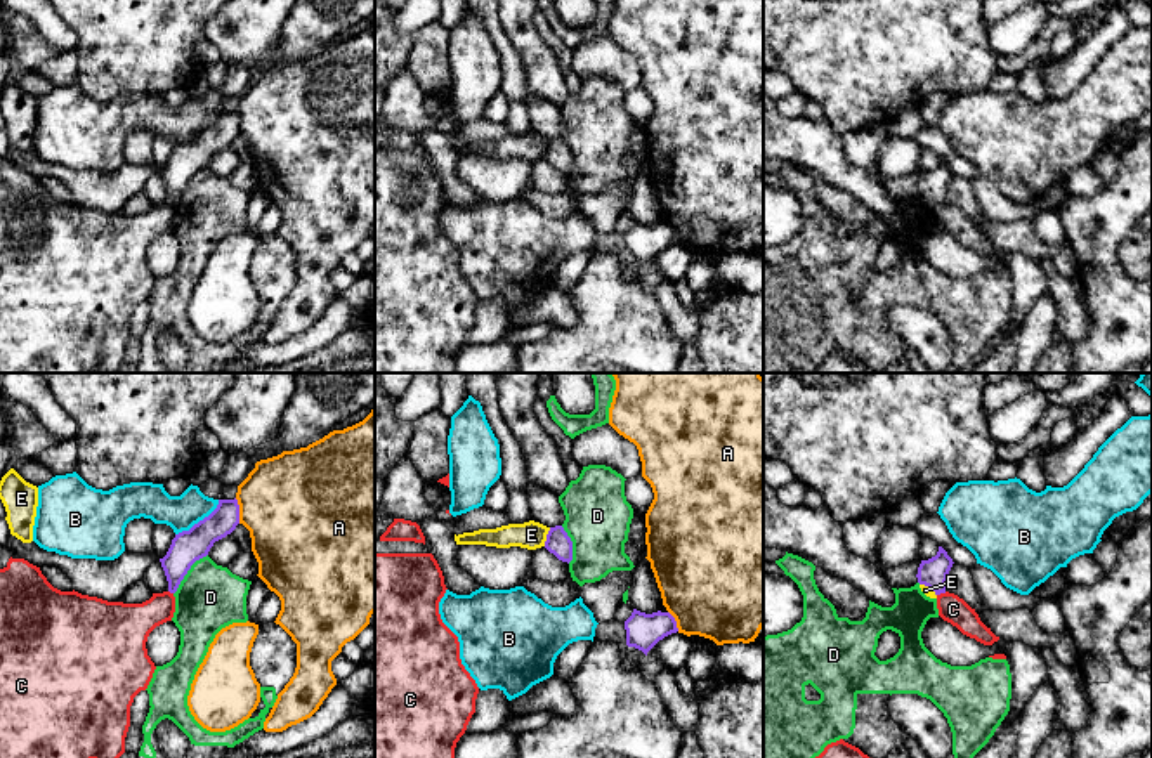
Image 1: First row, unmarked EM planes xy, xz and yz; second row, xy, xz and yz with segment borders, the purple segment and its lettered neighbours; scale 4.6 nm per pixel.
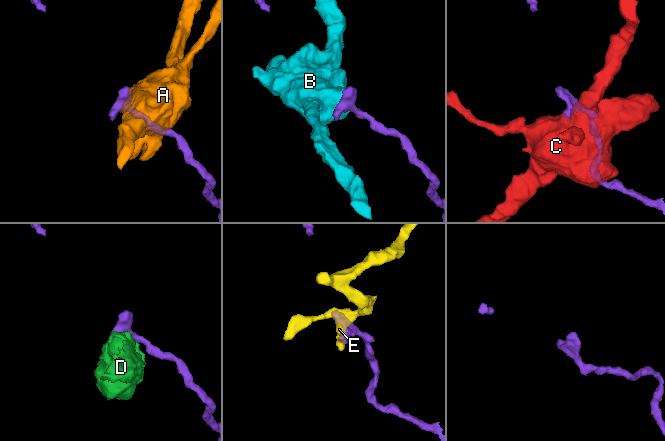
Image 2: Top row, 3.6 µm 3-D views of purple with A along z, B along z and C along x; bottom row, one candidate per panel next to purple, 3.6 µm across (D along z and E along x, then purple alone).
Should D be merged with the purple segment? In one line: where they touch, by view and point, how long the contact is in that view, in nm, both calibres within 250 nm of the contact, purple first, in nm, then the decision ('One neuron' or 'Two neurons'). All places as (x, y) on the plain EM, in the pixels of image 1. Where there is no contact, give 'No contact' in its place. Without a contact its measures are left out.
Touches purple at xy (186, 184). Shared border 240 nm. Thickness 150 nm (purple) against 300 nm. Two neurons

